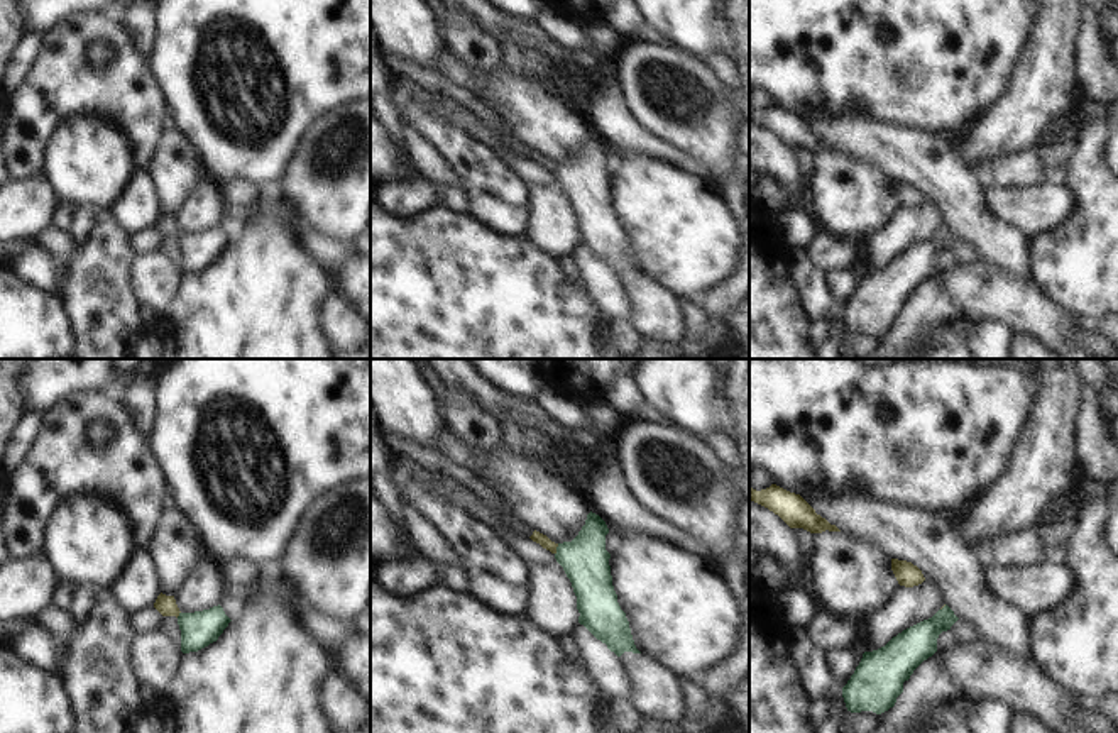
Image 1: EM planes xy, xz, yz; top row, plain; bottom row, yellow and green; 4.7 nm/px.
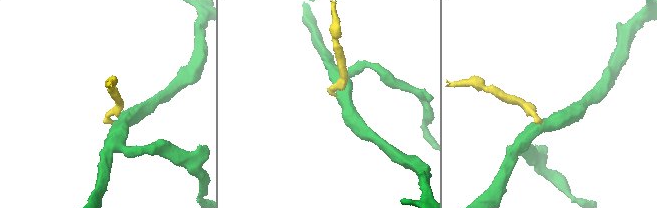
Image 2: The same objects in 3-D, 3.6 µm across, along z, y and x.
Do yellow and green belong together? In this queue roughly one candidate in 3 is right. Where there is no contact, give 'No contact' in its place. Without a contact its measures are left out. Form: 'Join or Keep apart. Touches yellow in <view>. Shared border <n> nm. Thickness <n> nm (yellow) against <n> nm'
Join. Touches yellow in xz. Shared border 60 nm. Thickness 60 nm (yellow) against 220 nm.

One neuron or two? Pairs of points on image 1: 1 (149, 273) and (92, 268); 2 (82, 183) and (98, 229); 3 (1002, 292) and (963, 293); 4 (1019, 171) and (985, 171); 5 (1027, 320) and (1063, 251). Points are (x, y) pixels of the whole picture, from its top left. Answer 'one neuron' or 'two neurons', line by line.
1: two neurons
2: two neurons
3: one neuron
4: one neuron
5: two neurons

